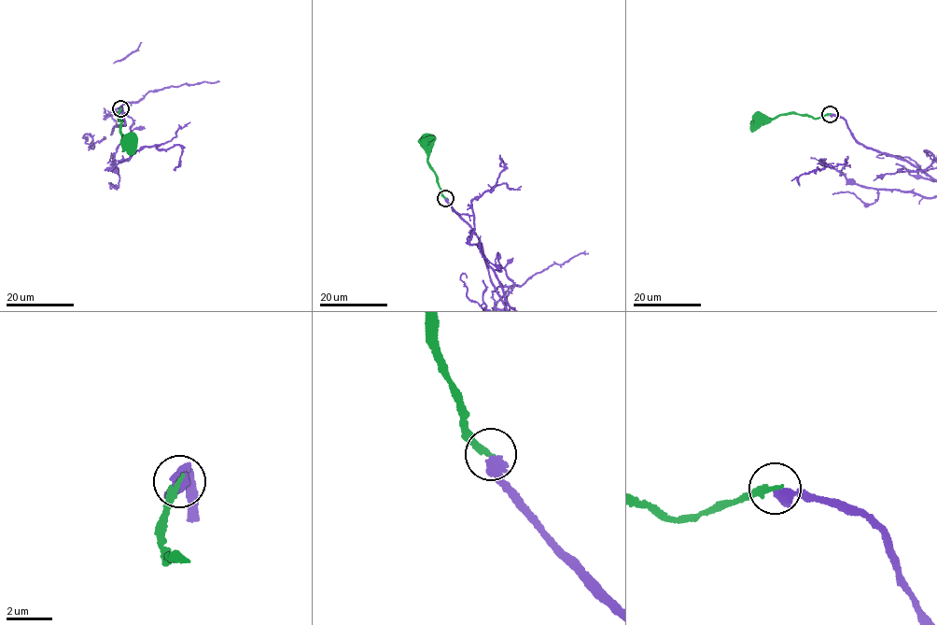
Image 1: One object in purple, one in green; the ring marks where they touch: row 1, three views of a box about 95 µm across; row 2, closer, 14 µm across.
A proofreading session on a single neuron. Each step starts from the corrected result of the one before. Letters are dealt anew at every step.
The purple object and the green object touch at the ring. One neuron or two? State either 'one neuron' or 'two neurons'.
two neurons

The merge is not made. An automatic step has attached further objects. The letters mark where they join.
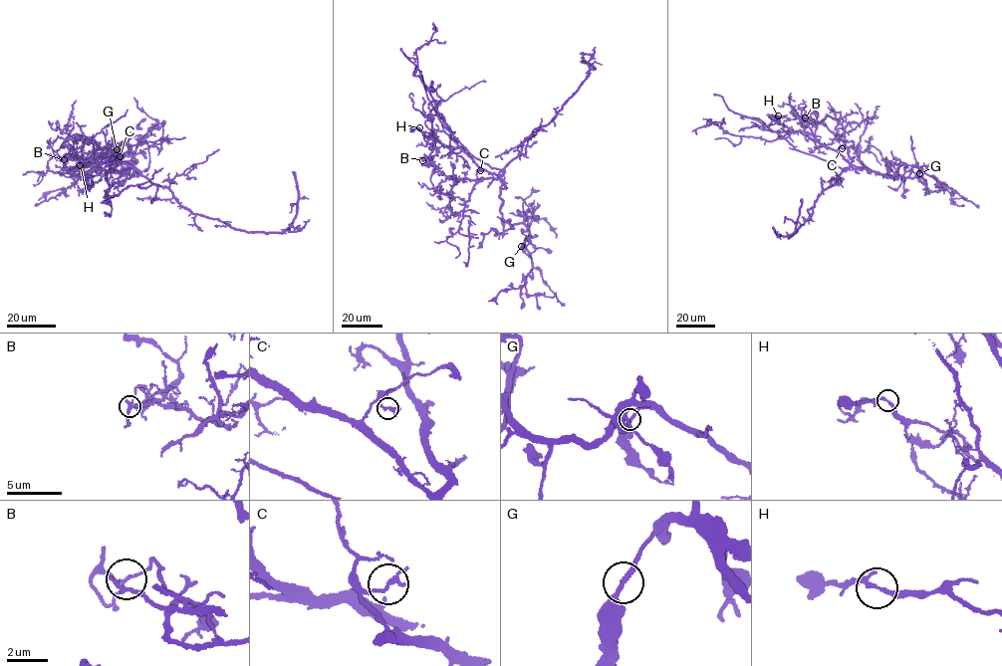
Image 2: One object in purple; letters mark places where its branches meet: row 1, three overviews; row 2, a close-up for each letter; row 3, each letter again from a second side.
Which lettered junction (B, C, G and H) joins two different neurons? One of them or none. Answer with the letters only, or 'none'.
B

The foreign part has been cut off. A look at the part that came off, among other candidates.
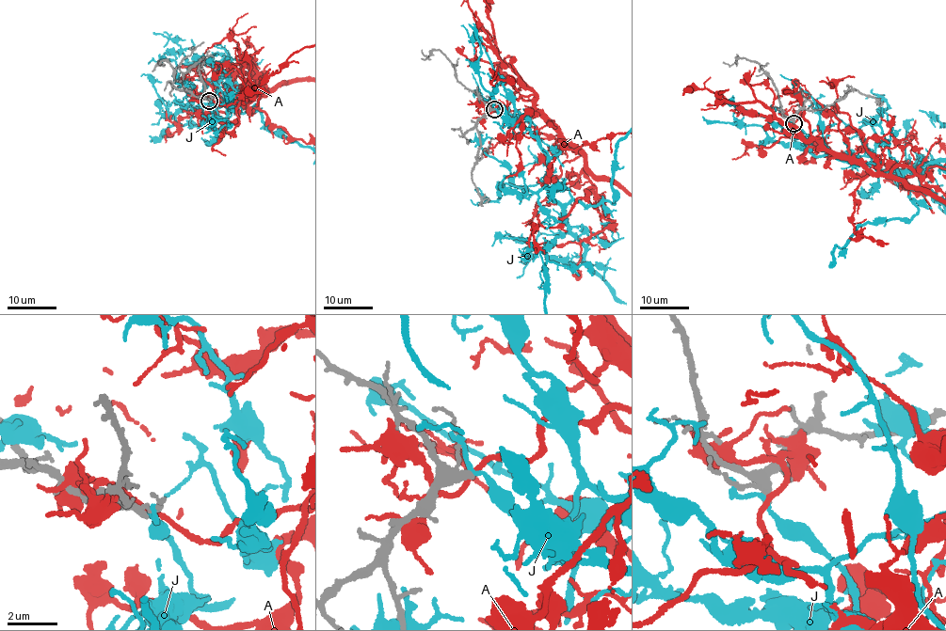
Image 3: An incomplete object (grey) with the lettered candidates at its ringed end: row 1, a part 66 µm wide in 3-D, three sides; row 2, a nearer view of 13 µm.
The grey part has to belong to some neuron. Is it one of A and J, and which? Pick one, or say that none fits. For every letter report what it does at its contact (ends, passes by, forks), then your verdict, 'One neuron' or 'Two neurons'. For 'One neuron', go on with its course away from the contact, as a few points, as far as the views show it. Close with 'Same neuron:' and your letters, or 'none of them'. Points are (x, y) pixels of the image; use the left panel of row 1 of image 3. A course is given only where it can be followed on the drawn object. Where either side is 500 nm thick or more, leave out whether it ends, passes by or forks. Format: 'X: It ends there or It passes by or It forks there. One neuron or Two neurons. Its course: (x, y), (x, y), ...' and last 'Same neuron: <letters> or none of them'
A: It passes by. Two neurons
J: It passes by. Two neurons
Same neuron: none of them

